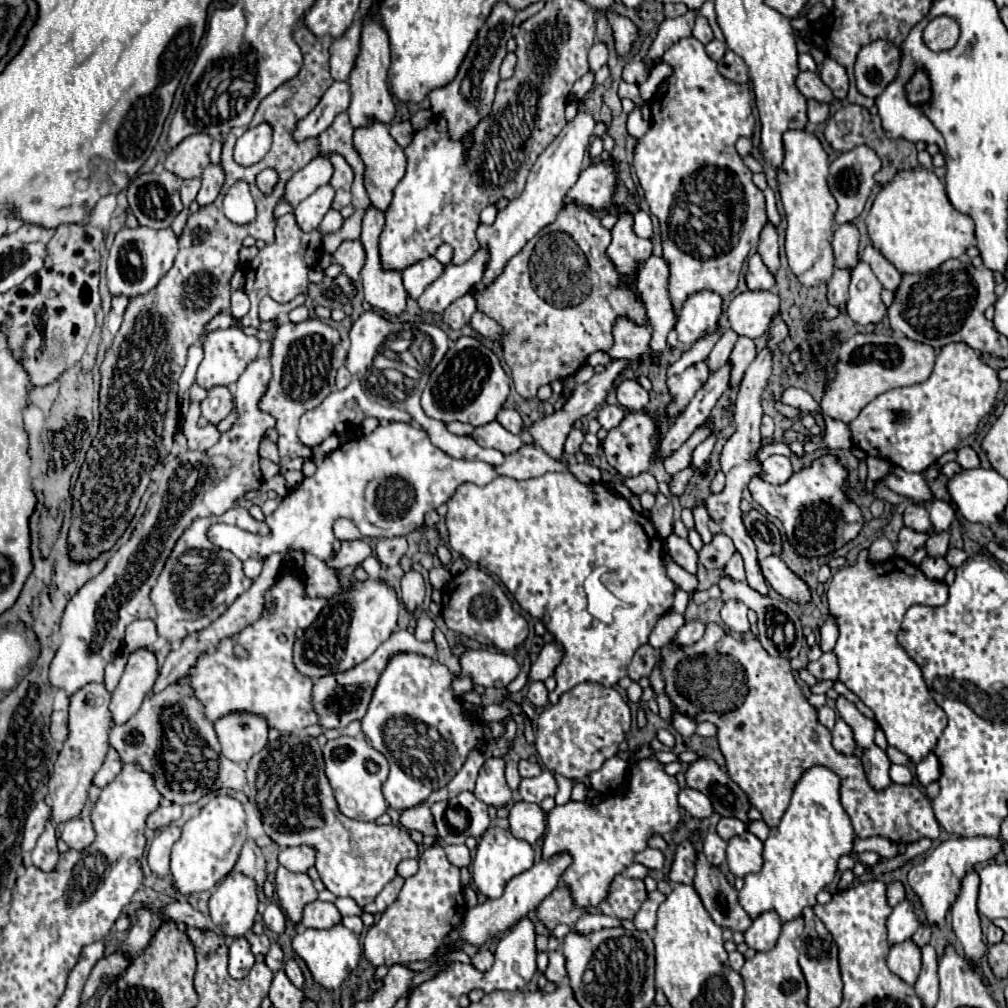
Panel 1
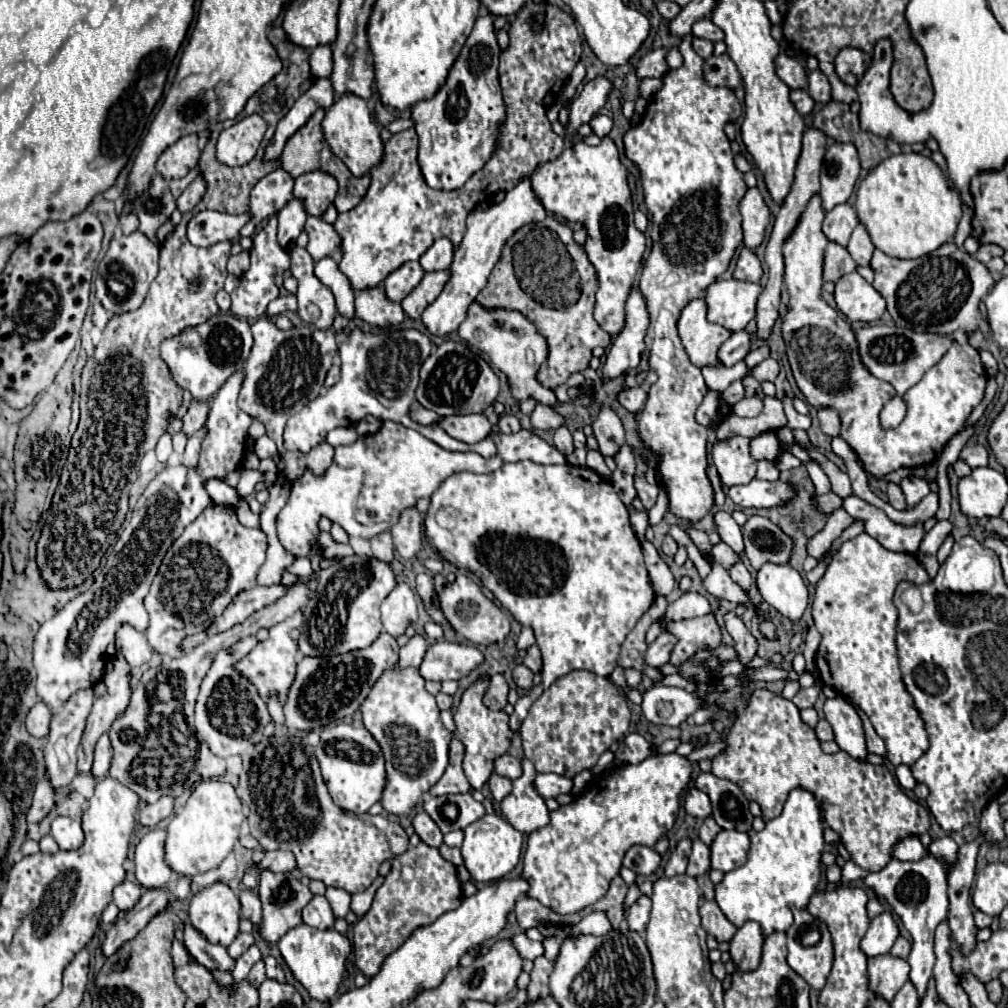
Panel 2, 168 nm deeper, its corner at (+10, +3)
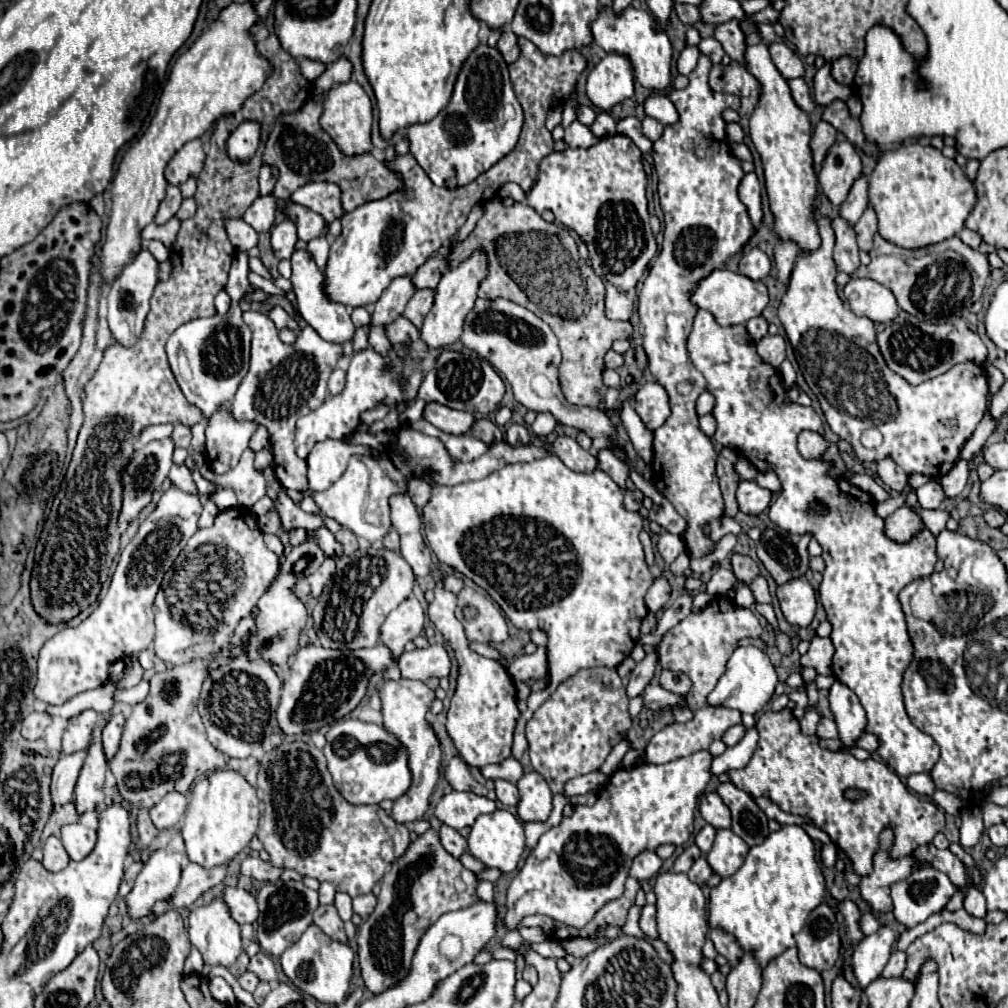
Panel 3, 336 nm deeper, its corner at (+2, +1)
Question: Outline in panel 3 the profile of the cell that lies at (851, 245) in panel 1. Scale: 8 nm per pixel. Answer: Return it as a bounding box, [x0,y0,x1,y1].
[840,173,868,225]

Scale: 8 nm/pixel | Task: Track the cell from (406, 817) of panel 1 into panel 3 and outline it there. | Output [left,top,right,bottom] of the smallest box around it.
[438,825,468,857]

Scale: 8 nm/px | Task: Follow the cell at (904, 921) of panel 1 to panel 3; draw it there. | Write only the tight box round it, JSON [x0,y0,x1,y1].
[852,927,896,989]

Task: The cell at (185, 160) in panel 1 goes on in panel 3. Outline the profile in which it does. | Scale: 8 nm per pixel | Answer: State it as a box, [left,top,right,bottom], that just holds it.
[166,139,204,185]

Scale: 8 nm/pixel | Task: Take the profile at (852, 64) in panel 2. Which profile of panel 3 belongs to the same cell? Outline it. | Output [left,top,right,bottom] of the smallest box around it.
[832,57,856,85]

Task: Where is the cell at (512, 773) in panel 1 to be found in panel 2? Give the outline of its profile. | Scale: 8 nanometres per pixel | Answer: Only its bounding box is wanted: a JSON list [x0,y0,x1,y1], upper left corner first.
[488,773,512,801]

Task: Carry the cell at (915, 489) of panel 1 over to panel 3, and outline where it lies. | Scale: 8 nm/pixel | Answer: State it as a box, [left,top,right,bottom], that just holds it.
[916,481,946,509]

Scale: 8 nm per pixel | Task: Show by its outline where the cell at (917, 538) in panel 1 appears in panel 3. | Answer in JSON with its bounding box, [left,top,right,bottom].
[940,459,970,497]

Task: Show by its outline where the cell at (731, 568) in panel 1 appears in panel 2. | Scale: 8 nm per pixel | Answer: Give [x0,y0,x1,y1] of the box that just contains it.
[730,561,752,589]

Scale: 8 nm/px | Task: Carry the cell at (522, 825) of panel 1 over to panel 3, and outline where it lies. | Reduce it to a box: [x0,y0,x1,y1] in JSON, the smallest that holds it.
[518,771,552,821]

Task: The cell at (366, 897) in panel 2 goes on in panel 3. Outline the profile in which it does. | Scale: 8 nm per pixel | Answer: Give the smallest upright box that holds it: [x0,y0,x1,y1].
[352,893,376,919]

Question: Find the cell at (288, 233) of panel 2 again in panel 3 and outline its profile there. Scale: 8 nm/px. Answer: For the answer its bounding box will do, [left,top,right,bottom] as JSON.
[270,219,298,259]

